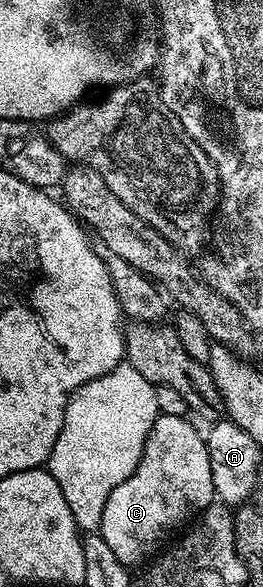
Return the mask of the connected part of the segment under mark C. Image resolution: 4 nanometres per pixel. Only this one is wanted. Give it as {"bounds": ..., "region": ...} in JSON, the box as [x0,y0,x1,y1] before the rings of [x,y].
{"bounds":[99,415,216,569],"region":[[[160,415],[137,469],[109,495],[99,531],[105,545],[117,553],[117,561],[129,569],[154,560],[176,538],[175,531],[182,532],[216,502],[207,440],[189,420],[181,415]]]}

